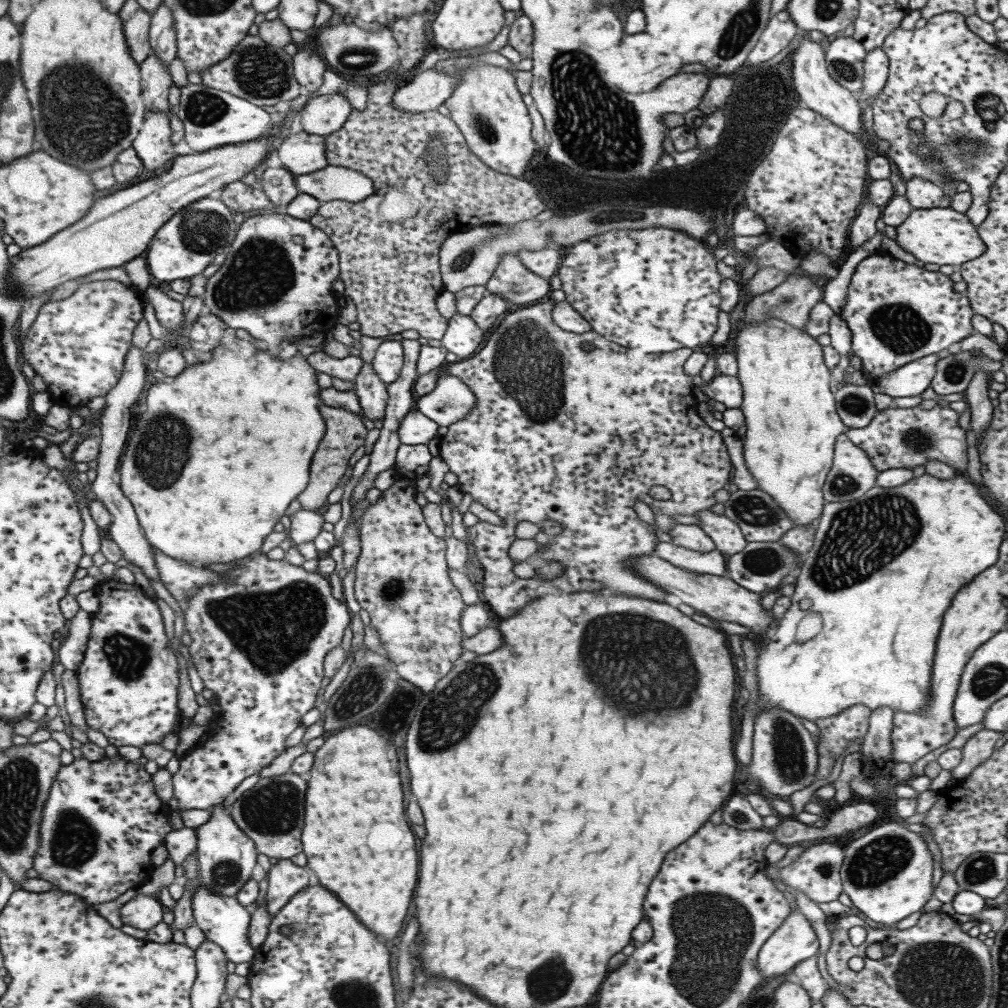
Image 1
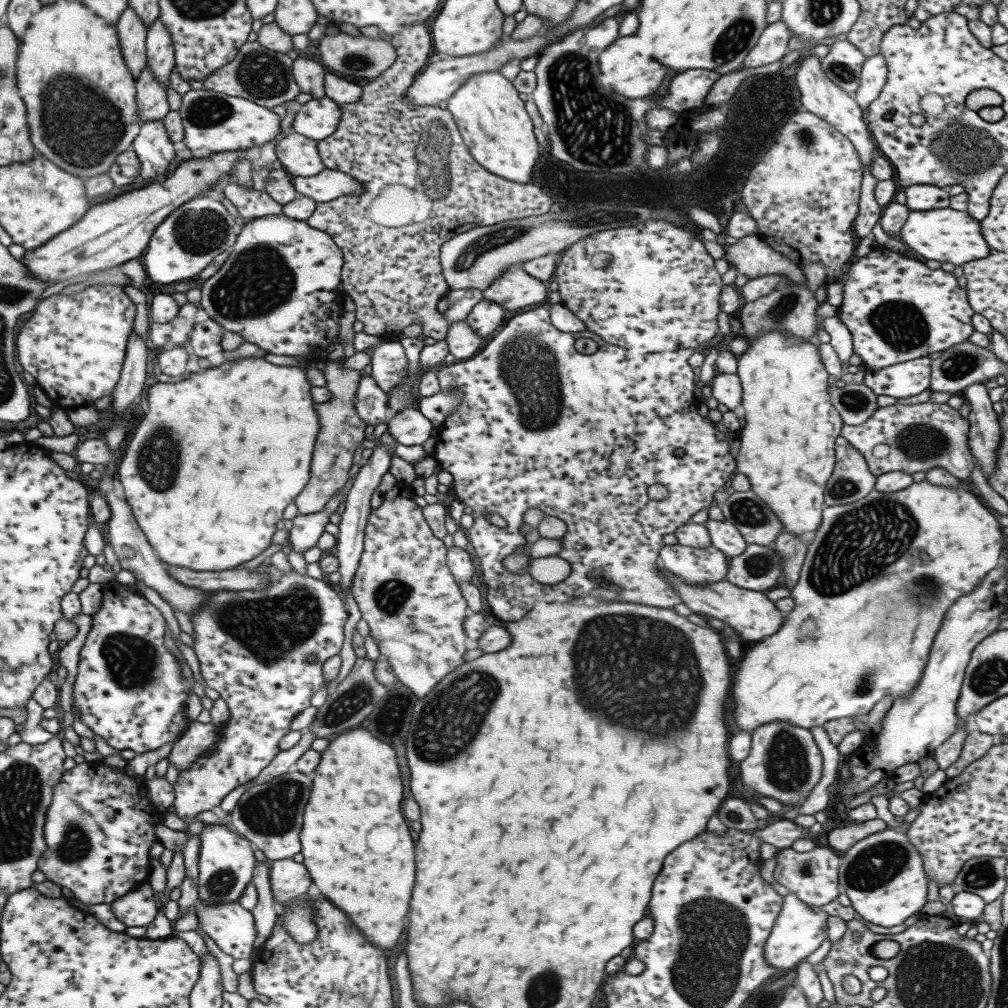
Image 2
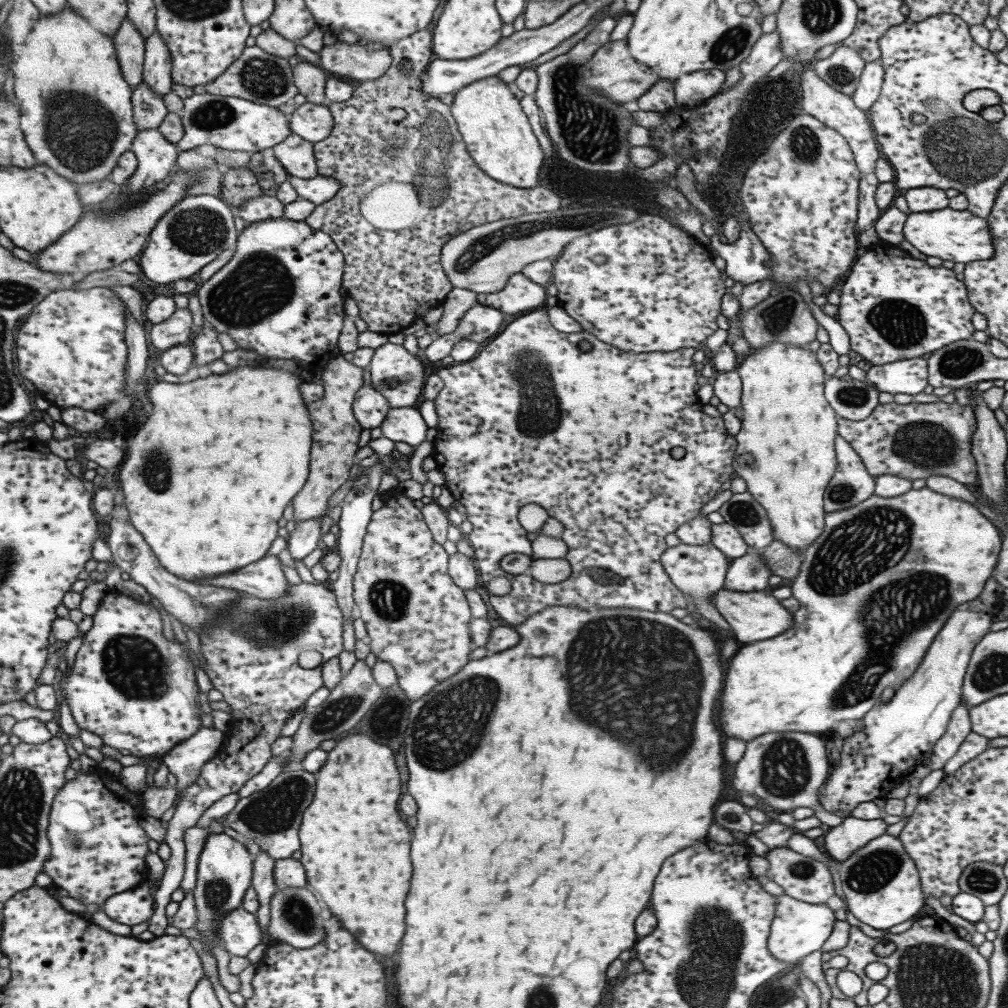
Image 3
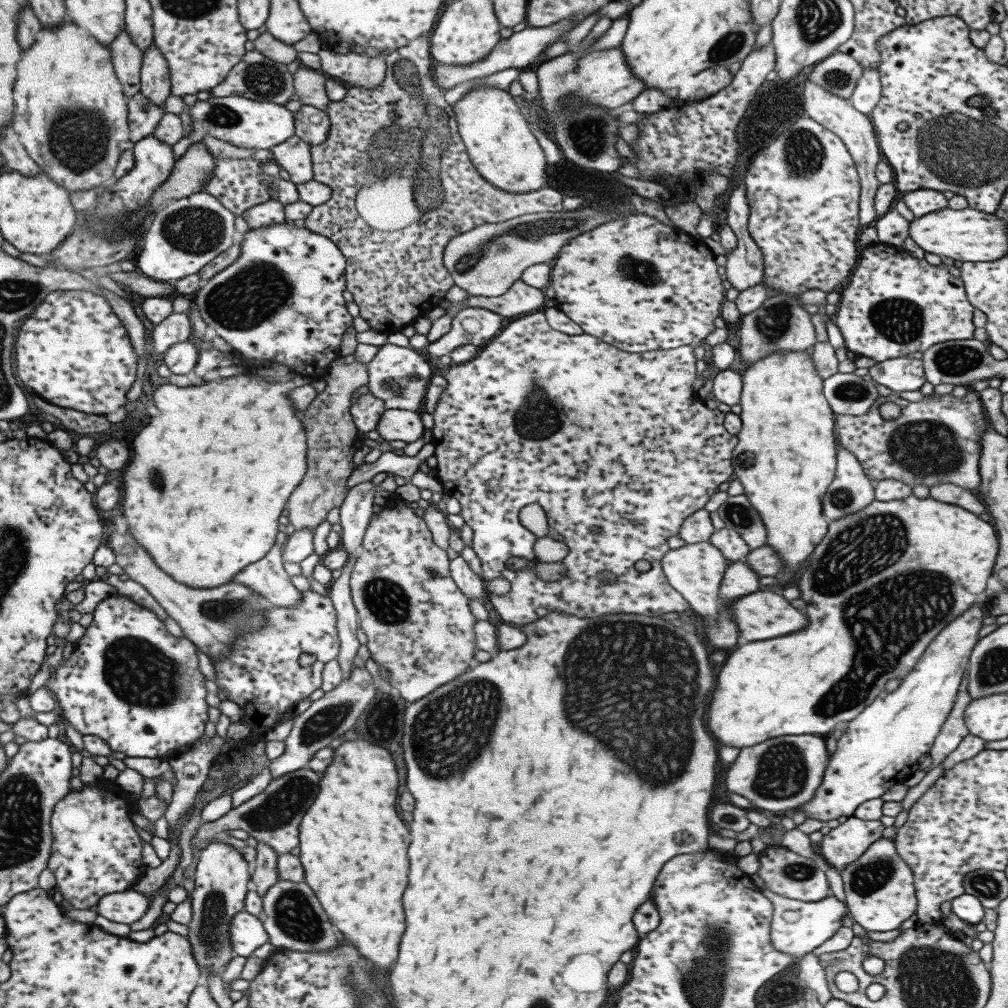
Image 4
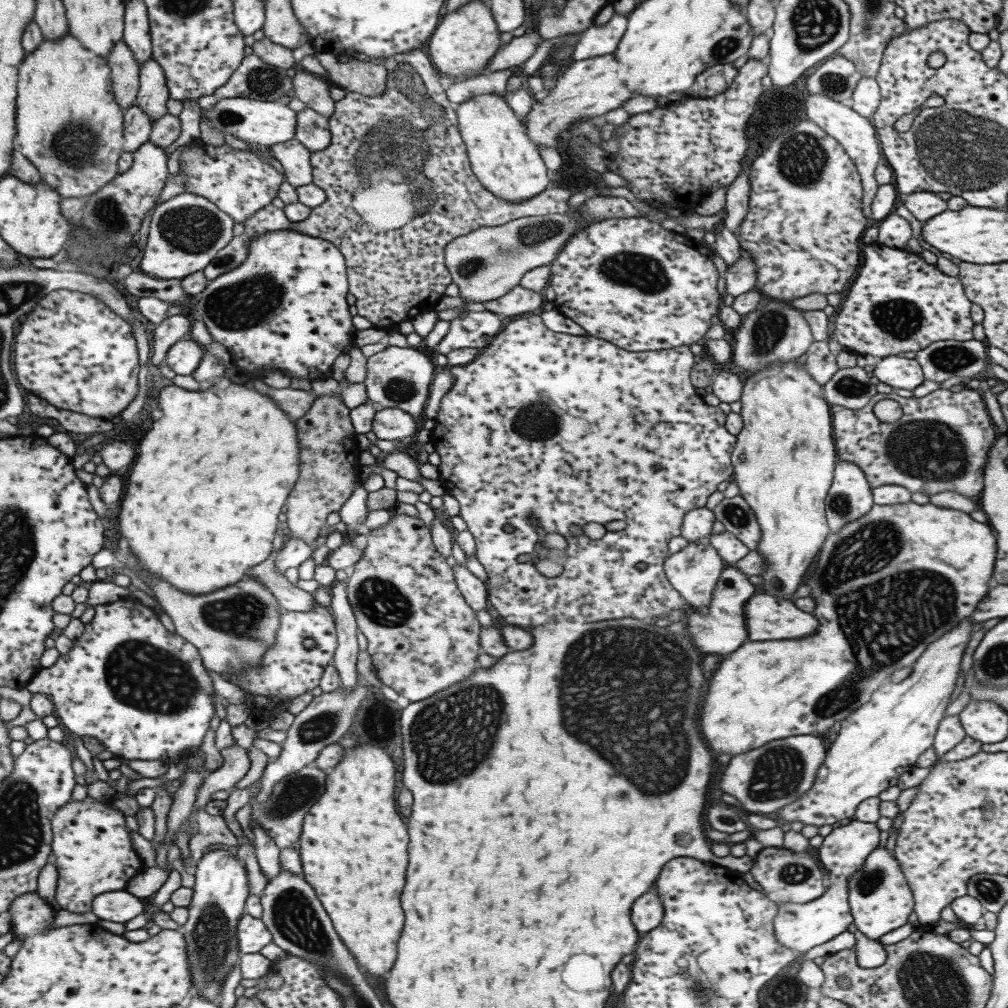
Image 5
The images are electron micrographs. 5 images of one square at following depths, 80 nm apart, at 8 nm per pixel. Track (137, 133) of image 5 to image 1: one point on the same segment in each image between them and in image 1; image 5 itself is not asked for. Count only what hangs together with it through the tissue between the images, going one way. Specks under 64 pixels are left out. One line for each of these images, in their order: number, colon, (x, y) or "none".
1: (155, 80)
2: (149, 94)
3: (147, 108)
4: (142, 117)

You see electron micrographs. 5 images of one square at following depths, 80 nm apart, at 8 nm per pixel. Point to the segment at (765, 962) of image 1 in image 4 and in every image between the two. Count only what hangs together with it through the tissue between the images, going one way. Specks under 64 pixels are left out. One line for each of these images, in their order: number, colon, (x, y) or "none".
2: (798, 931)
3: (798, 928)
4: (796, 928)

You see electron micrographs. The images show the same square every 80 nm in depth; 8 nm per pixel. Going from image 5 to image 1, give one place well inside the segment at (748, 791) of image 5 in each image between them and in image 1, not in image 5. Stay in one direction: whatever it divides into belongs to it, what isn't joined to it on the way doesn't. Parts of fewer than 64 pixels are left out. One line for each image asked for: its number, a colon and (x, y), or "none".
1: (784, 759)
2: (783, 762)
3: (784, 770)
4: (782, 772)

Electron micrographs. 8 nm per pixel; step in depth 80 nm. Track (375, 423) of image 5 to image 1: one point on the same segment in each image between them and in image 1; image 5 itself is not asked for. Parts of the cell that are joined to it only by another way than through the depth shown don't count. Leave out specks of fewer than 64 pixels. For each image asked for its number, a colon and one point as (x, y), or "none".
1: (415, 428)
2: (408, 427)
3: (405, 425)
4: (394, 424)

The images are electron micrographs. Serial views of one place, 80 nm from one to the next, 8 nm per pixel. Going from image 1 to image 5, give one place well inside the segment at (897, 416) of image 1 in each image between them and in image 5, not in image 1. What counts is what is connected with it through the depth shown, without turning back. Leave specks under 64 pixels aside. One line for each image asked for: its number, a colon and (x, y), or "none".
2: (916, 438)
3: (910, 441)
4: (935, 440)
5: (940, 442)

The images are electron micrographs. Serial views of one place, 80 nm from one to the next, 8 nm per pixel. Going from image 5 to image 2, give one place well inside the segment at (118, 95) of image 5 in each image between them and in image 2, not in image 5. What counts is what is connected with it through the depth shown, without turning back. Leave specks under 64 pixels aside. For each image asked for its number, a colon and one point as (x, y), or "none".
2: (131, 32)
3: (129, 47)
4: (125, 55)

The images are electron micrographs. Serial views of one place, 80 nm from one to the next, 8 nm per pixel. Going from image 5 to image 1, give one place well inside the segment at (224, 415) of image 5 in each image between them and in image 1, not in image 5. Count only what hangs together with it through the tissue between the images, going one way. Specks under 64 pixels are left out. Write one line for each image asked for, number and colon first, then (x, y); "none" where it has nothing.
1: (214, 507)
2: (226, 450)
3: (208, 474)
4: (208, 477)

